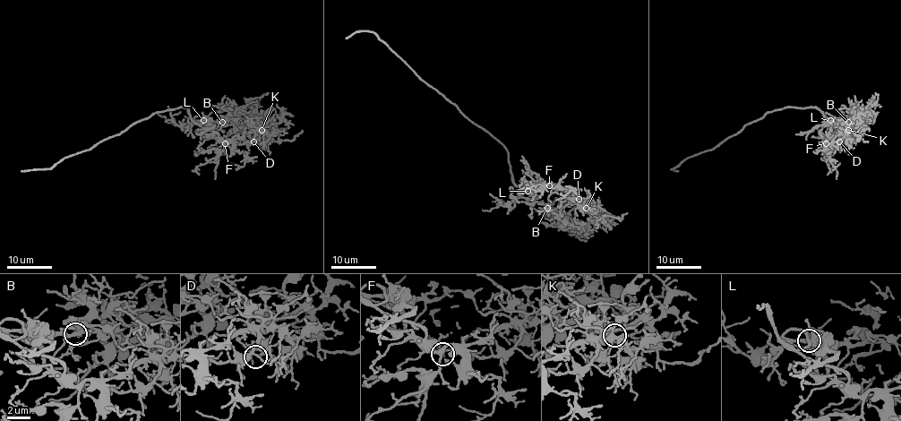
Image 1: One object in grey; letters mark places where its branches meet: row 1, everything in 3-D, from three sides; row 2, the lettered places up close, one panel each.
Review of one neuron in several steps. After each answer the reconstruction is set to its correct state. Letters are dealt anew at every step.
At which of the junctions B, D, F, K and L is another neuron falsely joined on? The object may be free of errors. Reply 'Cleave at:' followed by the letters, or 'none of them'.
Cleave at: none of them

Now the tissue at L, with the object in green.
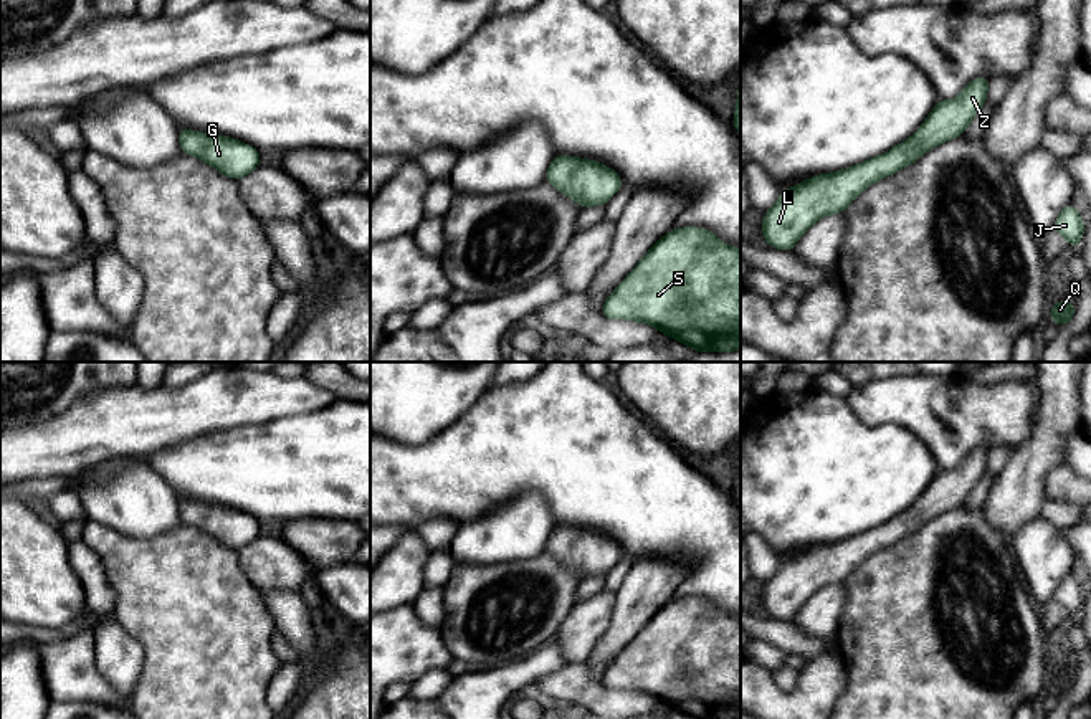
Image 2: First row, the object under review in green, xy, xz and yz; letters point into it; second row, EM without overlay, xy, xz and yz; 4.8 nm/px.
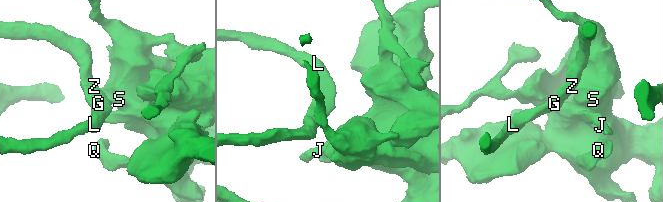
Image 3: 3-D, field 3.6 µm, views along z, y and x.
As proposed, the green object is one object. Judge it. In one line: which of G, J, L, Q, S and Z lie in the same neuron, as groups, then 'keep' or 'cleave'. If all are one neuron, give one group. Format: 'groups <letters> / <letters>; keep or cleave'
groups G J L Q S Z; keep

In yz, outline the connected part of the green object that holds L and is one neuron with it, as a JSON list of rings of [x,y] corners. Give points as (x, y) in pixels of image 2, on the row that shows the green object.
[[[989,76],[975,78],[955,99],[939,99],[921,127],[886,154],[840,172],[815,175],[782,190],[760,223],[767,245],[792,251],[815,221],[827,215],[843,213],[871,183],[914,164],[936,145],[962,136],[985,104],[989,81]]]

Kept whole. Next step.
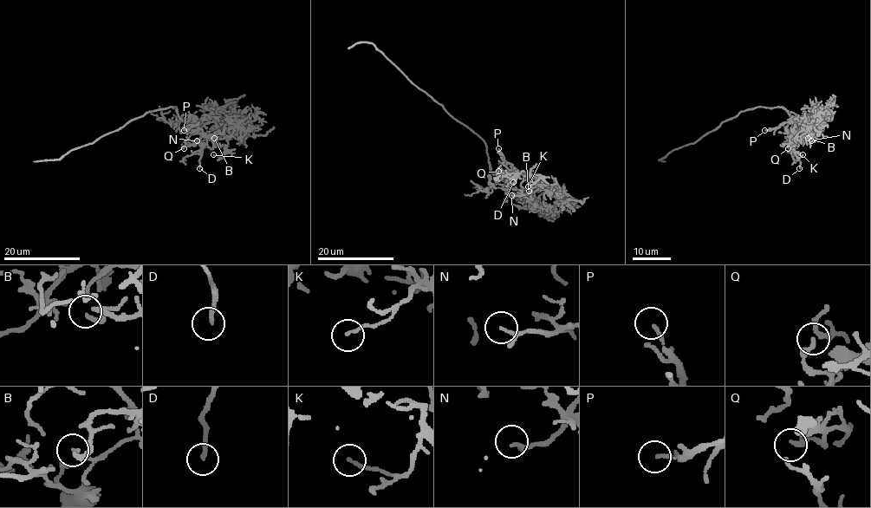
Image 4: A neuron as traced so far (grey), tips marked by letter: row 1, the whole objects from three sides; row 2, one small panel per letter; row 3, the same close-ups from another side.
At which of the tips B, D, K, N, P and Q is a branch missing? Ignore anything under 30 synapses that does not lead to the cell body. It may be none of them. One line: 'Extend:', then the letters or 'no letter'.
Extend: no letter

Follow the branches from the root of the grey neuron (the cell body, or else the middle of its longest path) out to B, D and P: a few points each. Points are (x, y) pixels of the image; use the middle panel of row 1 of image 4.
B: (477, 135), (486, 146), (494, 174), (511, 170), (548, 185), (533, 185), (529, 191)
D: (477, 135), (486, 146), (490, 169), (494, 174), (508, 170), (521, 172), (513, 182)
P: (477, 135), (486, 146), (490, 169), (505, 179), (511, 166), (498, 148)

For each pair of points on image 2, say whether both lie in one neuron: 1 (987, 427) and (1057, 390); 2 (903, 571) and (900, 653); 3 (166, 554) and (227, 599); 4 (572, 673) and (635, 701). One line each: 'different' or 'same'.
1: different
2: same
3: same
4: same

